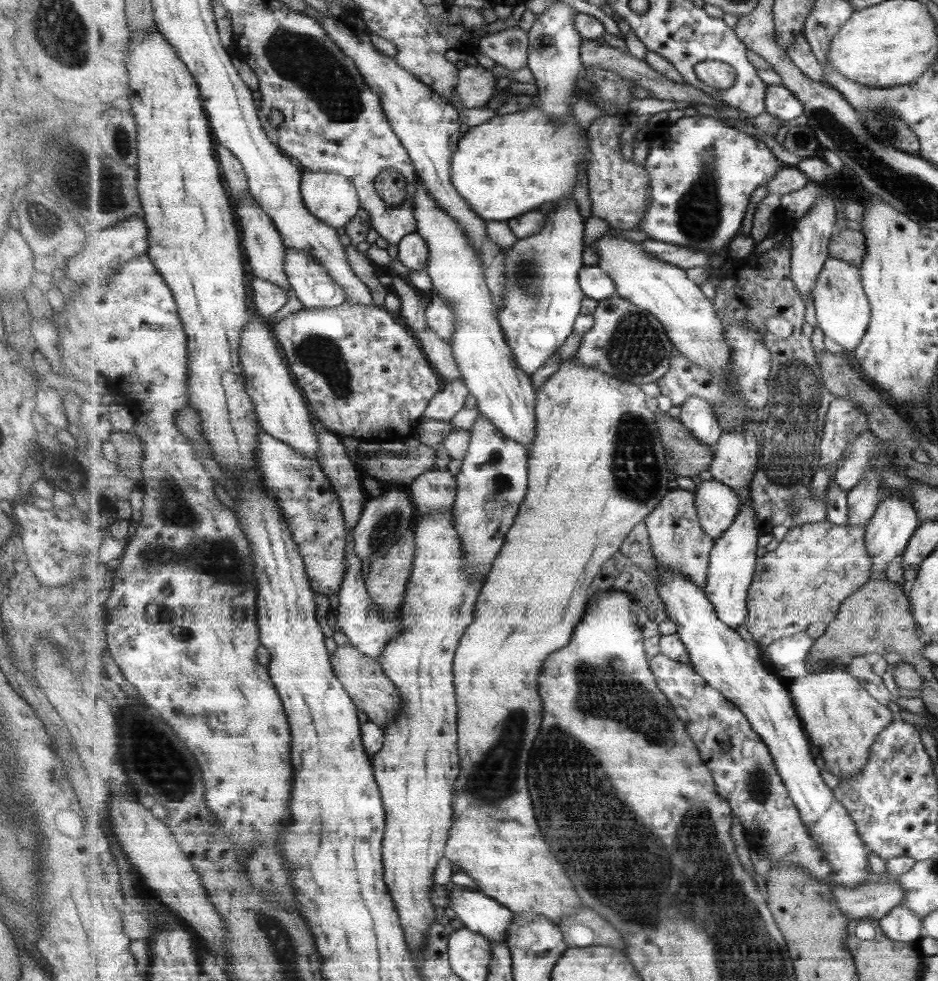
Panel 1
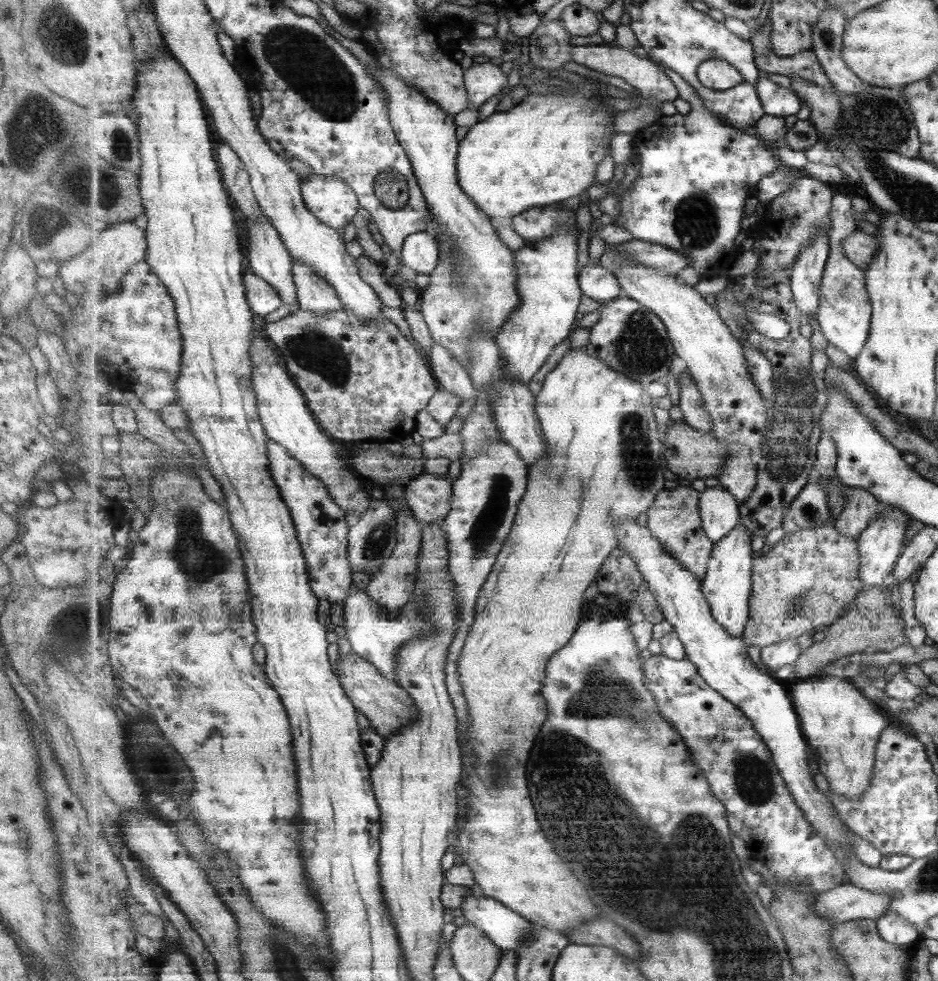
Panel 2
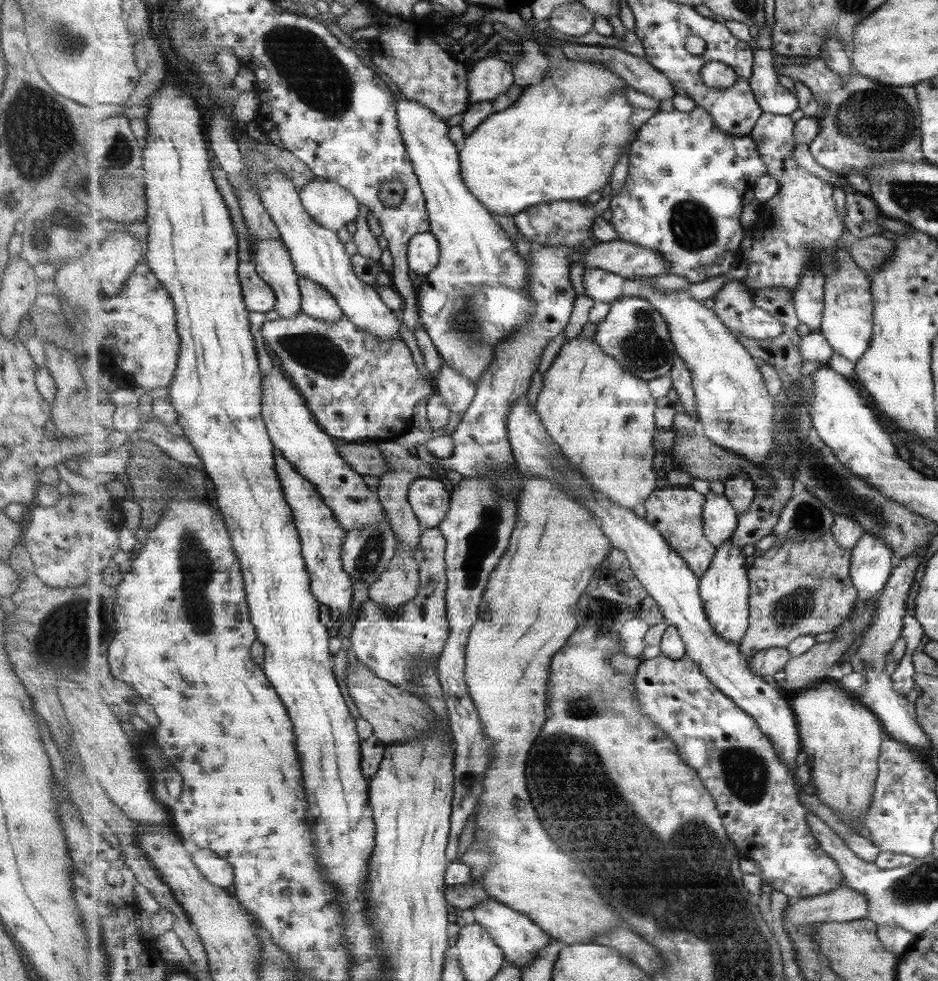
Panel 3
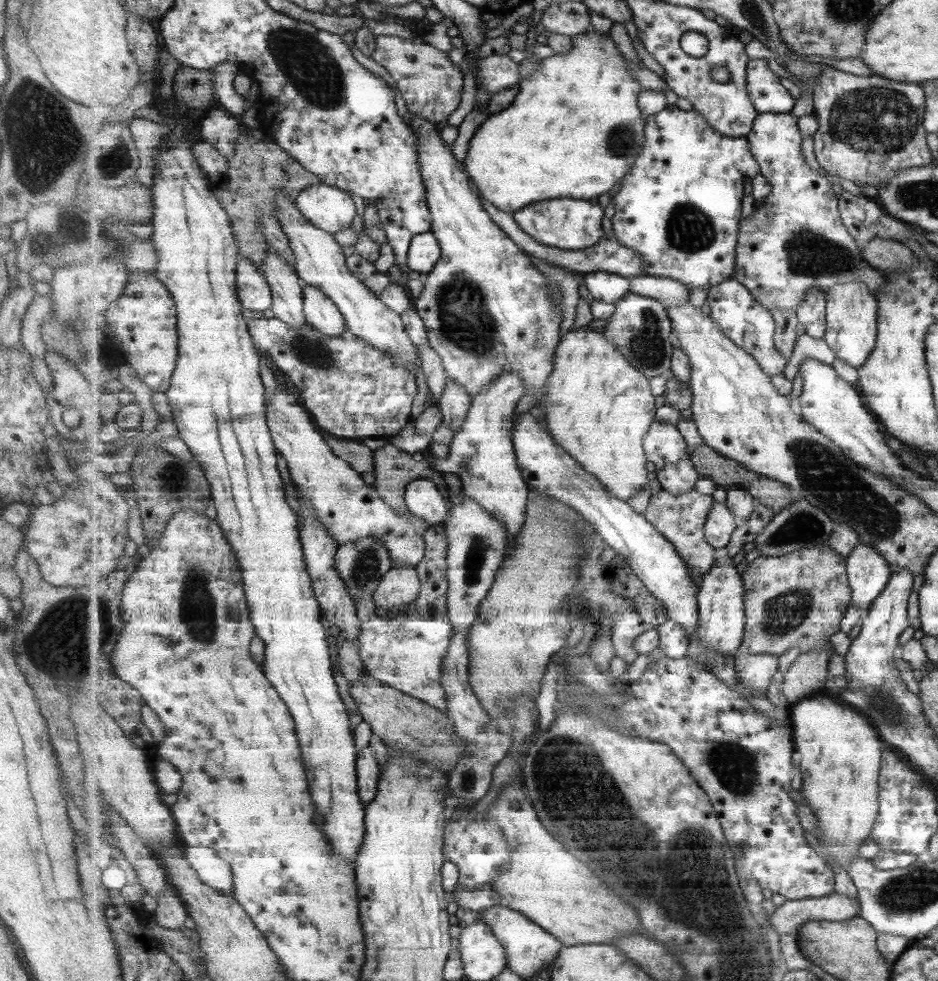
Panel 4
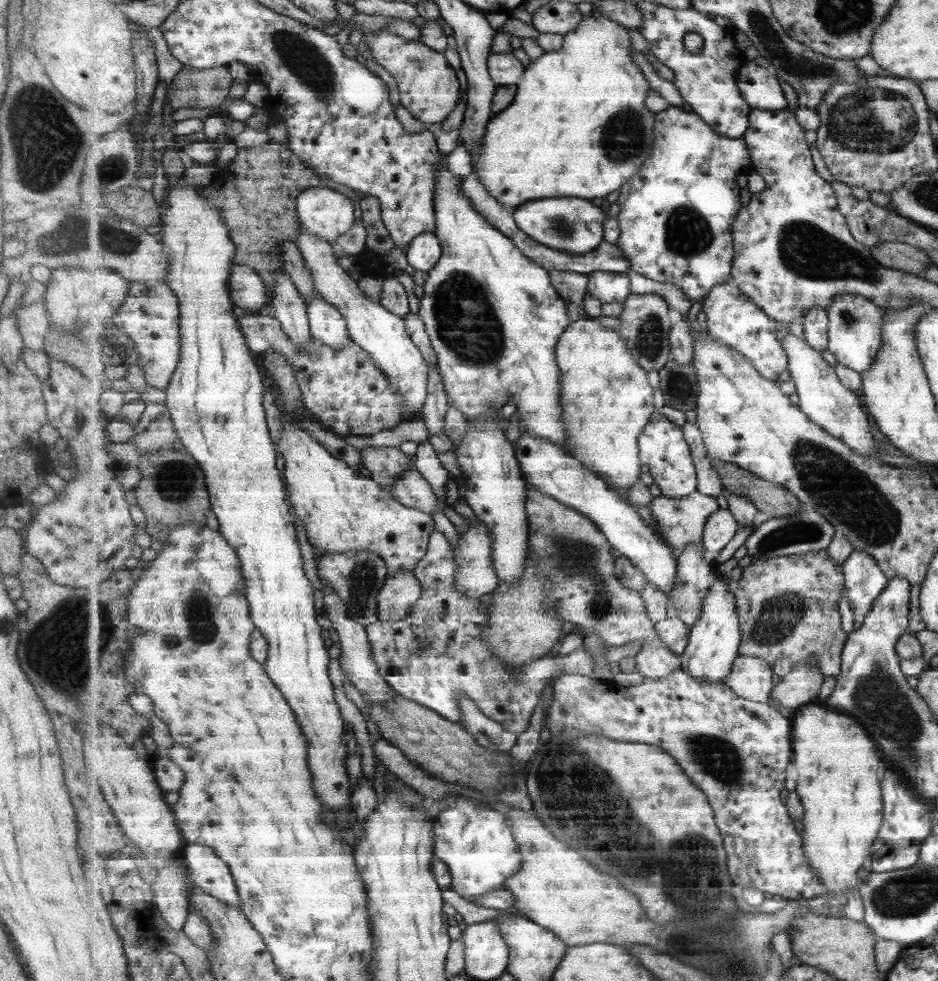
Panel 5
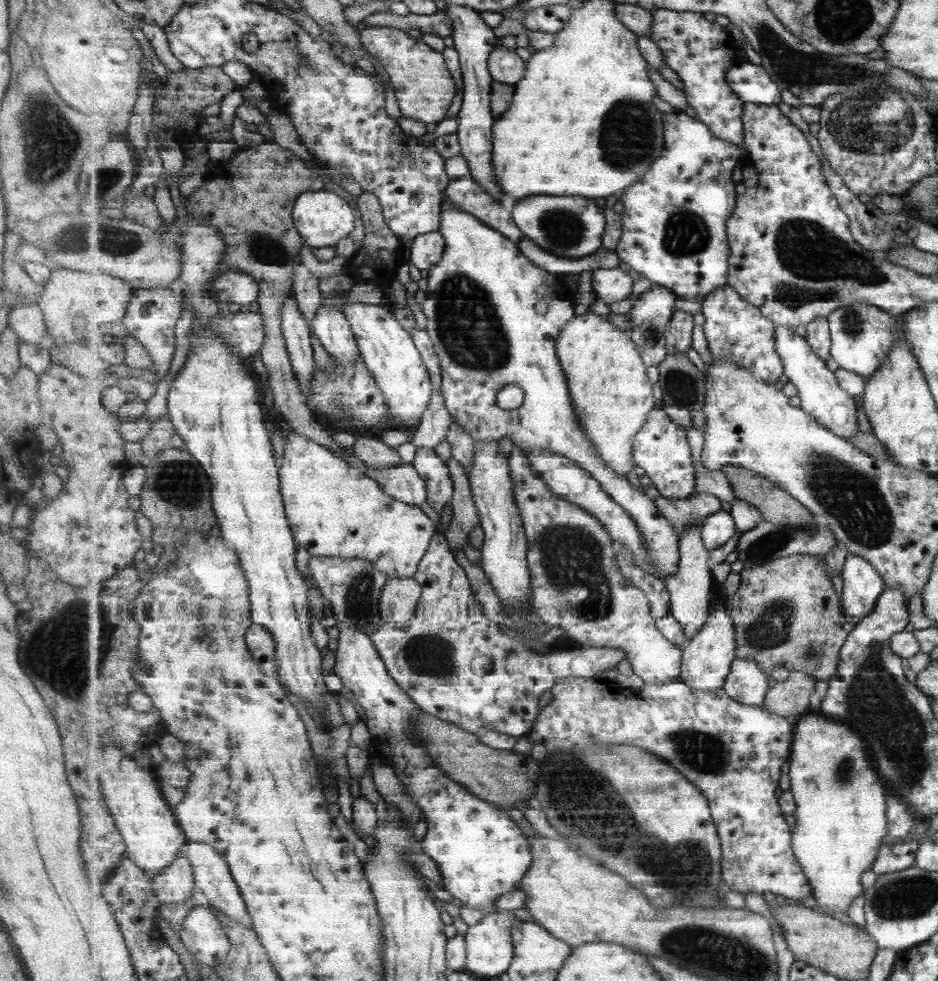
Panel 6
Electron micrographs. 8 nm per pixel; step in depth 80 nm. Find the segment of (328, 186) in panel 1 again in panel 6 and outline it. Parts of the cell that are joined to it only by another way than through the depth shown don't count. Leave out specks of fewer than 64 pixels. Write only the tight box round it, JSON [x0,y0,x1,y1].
[292,187,357,249]

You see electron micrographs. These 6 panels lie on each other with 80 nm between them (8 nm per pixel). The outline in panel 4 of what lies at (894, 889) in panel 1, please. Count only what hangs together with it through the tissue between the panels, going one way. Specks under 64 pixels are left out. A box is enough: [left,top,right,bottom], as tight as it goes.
[768,893,862,936]

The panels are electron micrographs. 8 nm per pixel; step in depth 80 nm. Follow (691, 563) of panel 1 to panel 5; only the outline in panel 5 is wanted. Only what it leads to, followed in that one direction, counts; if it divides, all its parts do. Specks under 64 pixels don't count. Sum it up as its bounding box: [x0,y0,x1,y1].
[650,490,720,554]

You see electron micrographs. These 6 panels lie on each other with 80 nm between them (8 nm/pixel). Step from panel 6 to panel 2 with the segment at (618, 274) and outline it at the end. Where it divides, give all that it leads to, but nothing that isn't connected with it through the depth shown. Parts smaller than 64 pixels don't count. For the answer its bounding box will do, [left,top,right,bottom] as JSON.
[580,263,621,304]

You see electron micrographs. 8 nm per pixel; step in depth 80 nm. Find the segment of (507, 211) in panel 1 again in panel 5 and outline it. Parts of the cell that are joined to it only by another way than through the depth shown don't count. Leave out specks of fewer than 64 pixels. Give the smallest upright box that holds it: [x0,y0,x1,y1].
[473,5,656,209]

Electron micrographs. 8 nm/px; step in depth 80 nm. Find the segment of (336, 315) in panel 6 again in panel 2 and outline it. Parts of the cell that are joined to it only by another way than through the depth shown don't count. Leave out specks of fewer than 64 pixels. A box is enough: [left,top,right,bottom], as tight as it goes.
[293,259,344,313]

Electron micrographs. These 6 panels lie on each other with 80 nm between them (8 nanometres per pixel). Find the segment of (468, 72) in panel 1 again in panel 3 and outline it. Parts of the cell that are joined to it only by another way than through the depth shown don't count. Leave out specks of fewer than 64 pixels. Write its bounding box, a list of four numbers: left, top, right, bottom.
[468,55,516,105]

